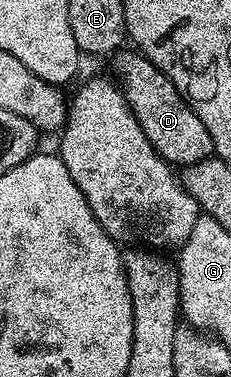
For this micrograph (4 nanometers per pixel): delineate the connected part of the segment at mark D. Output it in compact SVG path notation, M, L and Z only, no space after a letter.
M119 51L113 54L113 76L155 151L174 167L200 163L205 157L211 156L214 153L214 144L212 135L208 135L208 127L200 123L200 115L192 111L190 104L168 79L168 75L164 75L164 71L157 69L141 52L126 52Z

